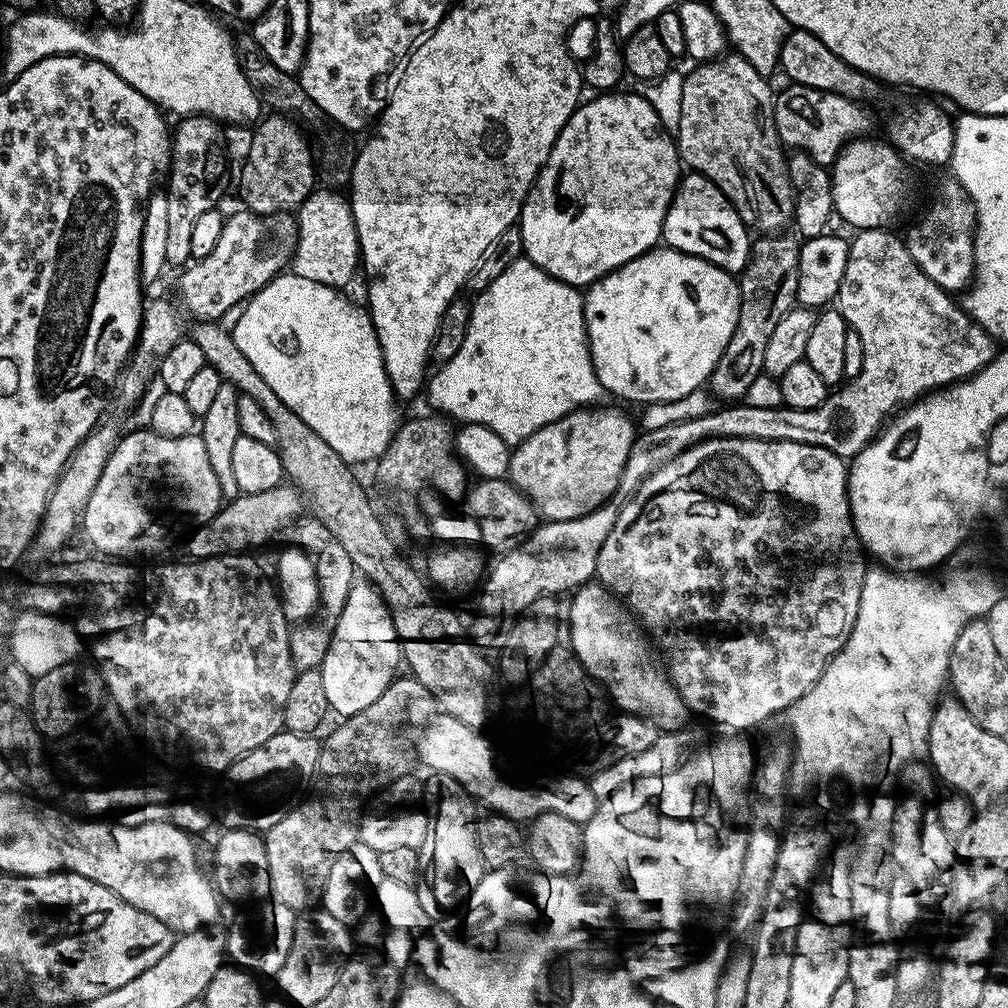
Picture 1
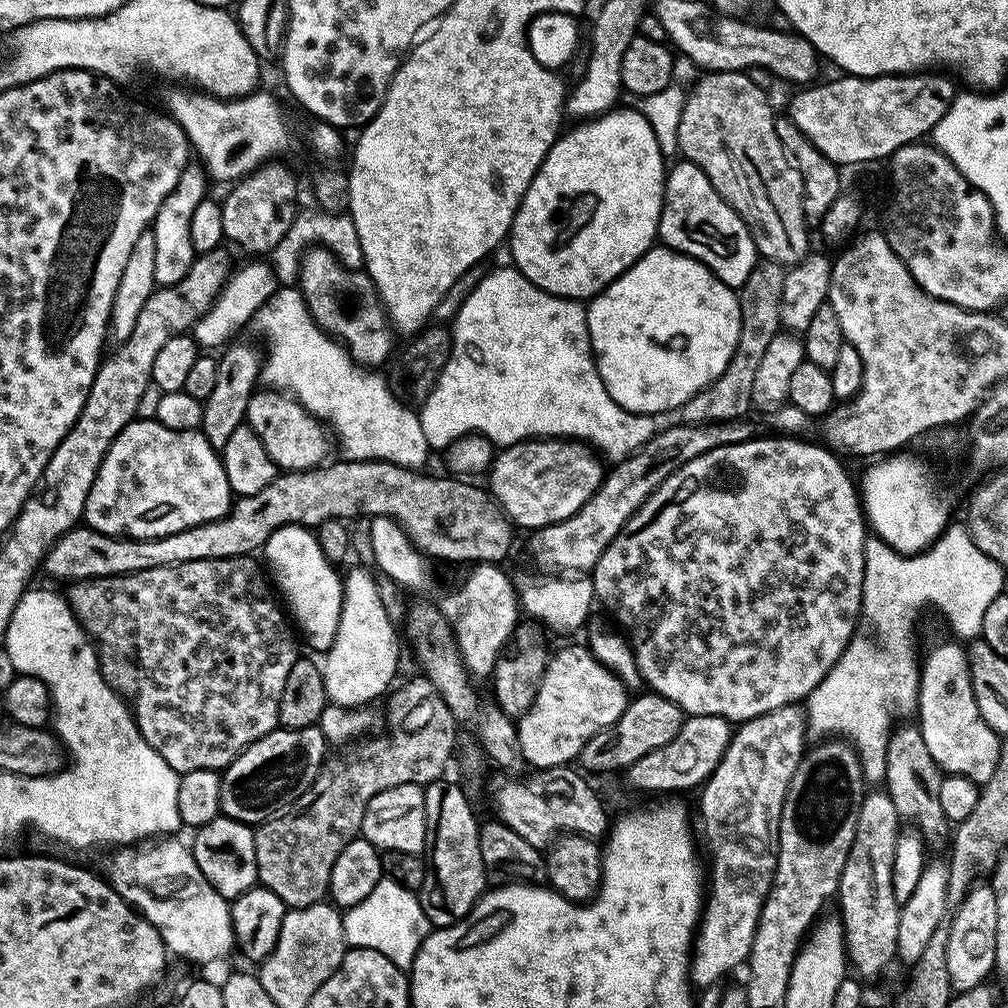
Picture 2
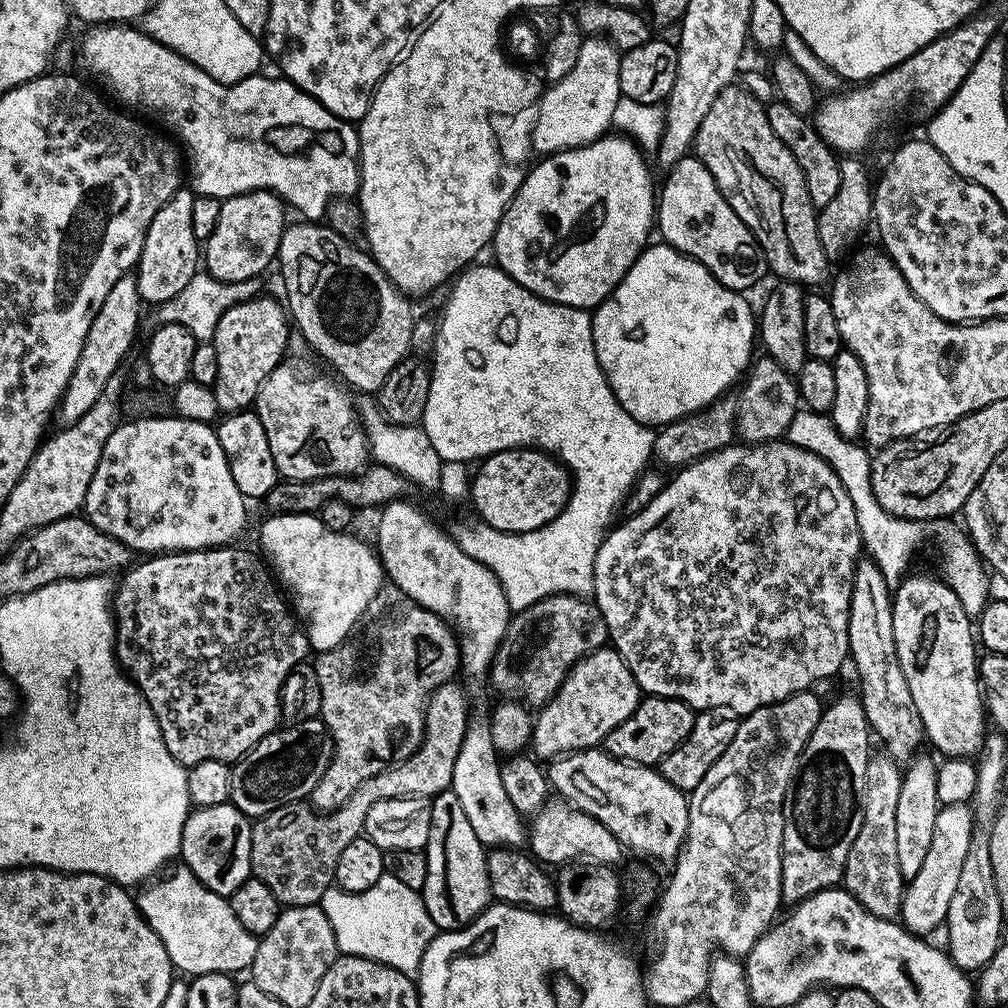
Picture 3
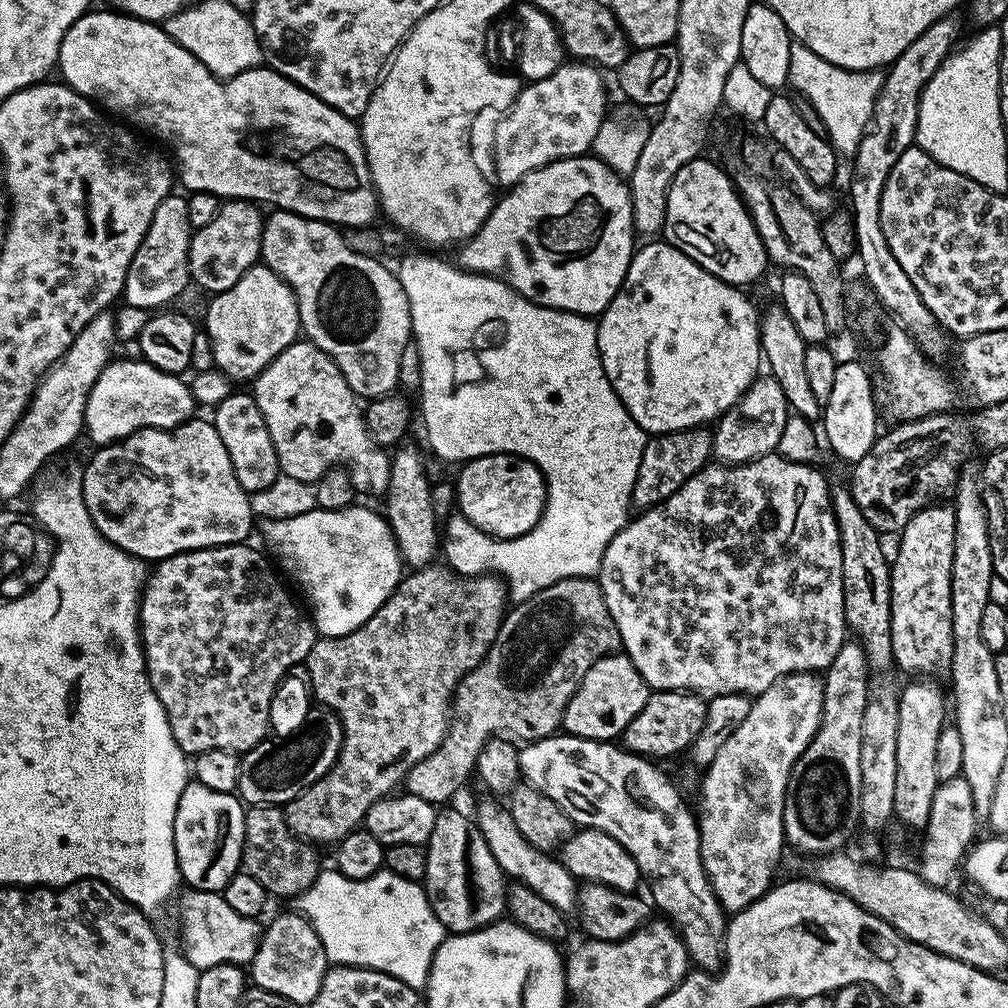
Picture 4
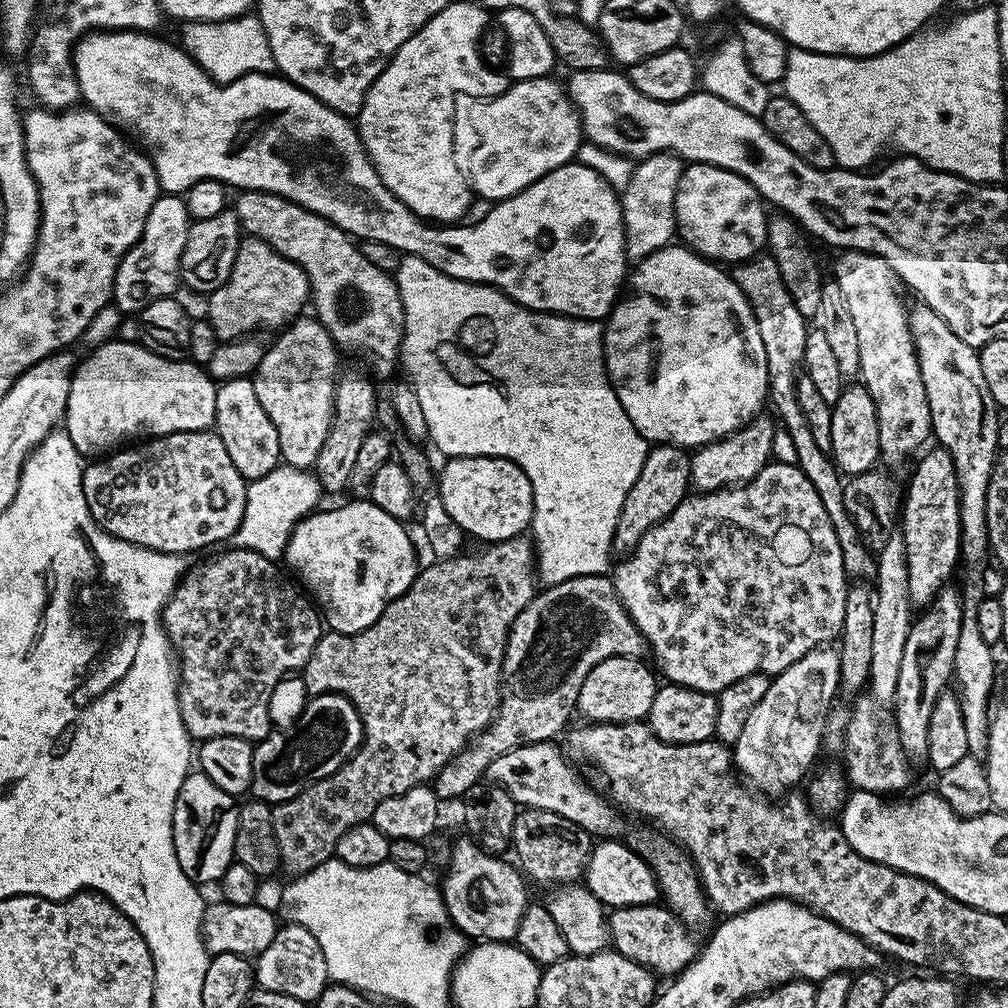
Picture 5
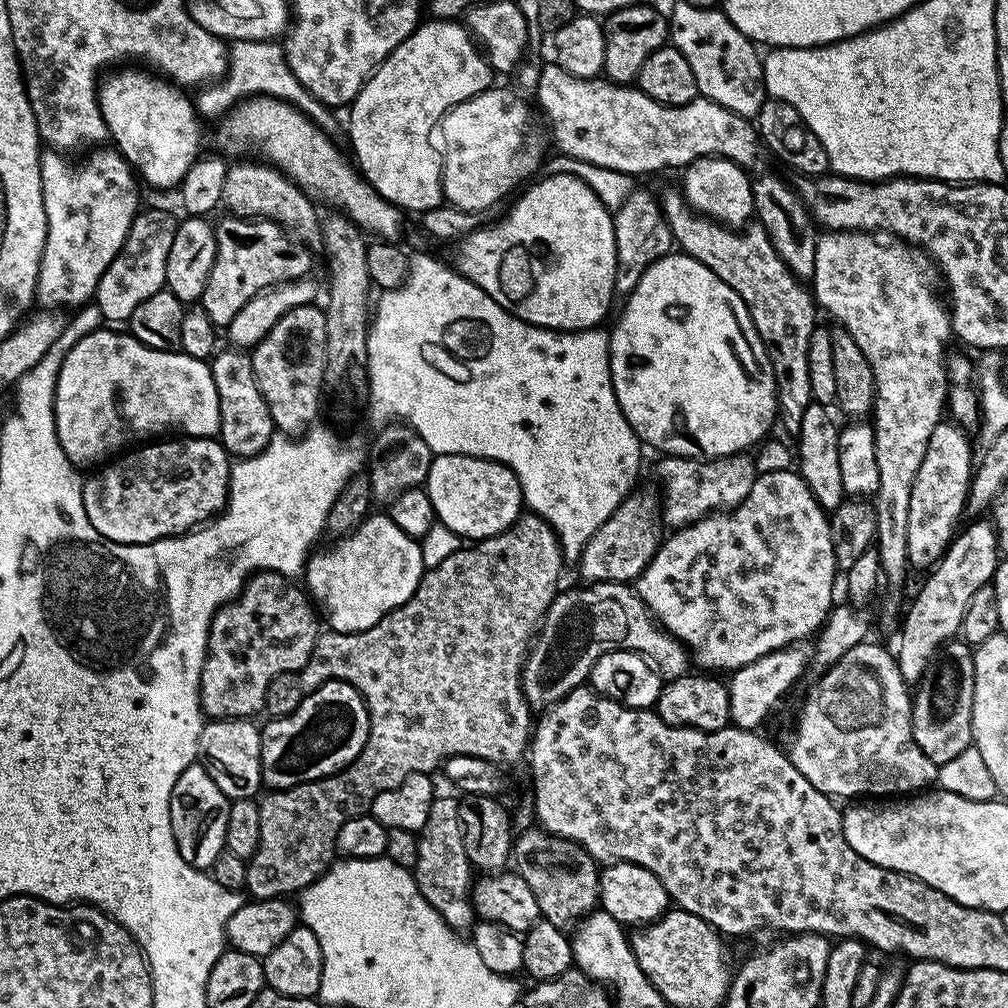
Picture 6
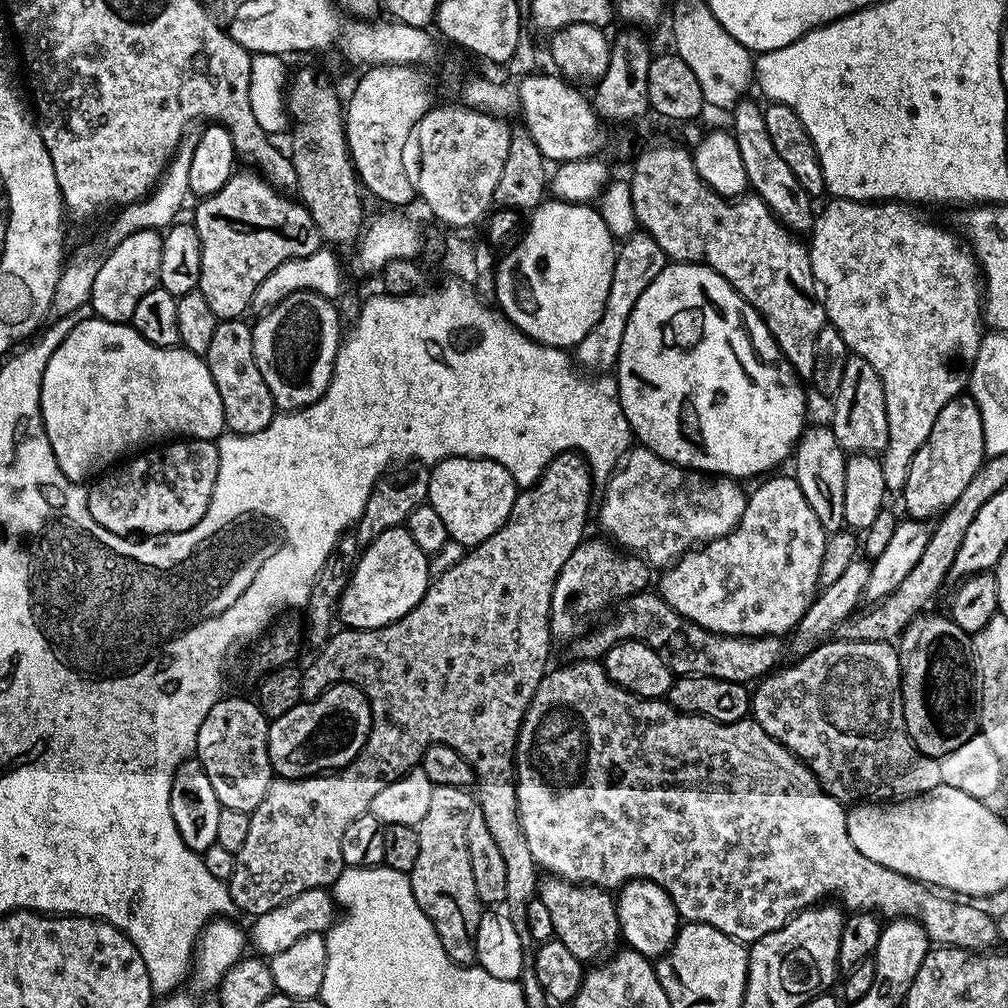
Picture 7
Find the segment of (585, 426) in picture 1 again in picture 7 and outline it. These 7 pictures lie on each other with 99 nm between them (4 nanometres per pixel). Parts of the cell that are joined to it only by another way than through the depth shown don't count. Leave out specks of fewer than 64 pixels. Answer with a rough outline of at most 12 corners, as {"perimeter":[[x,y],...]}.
{"perimeter":[[451,456],[427,503],[453,541],[475,546],[508,521],[515,478],[498,462]]}

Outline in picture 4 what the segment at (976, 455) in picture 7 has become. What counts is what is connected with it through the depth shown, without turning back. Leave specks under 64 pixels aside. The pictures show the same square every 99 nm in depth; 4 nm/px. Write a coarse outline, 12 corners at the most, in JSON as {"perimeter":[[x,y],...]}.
{"perimeter":[[956,509],[915,512],[891,557],[892,659],[951,669]]}

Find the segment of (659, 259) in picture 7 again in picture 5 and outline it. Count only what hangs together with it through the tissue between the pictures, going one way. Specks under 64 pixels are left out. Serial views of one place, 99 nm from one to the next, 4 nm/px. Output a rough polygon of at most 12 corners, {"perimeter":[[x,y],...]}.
{"perimeter":[[645,156],[619,193],[624,254],[644,260],[677,235],[685,161]]}

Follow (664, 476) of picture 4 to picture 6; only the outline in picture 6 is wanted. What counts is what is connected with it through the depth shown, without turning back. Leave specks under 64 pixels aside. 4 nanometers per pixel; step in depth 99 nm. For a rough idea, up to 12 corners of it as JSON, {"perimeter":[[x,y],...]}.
{"perimeter":[[633,490],[594,530],[581,581],[628,584],[660,549],[662,500]]}

